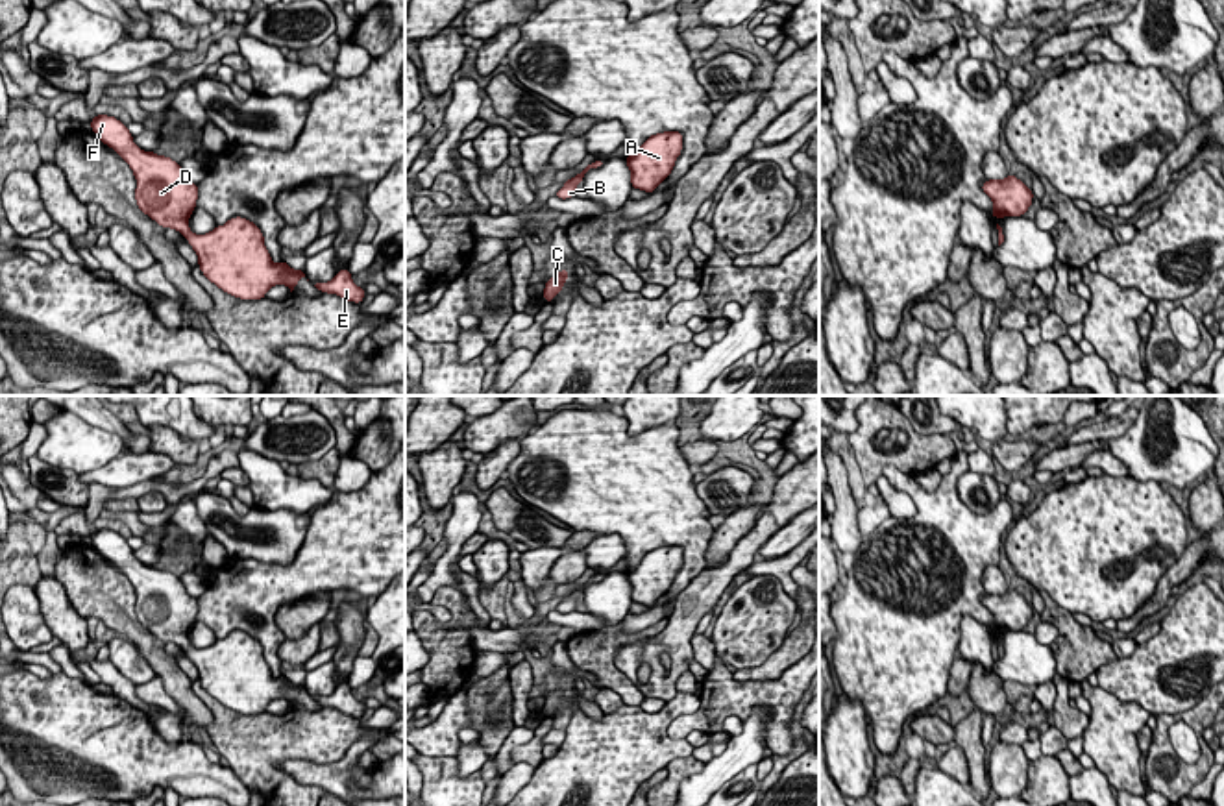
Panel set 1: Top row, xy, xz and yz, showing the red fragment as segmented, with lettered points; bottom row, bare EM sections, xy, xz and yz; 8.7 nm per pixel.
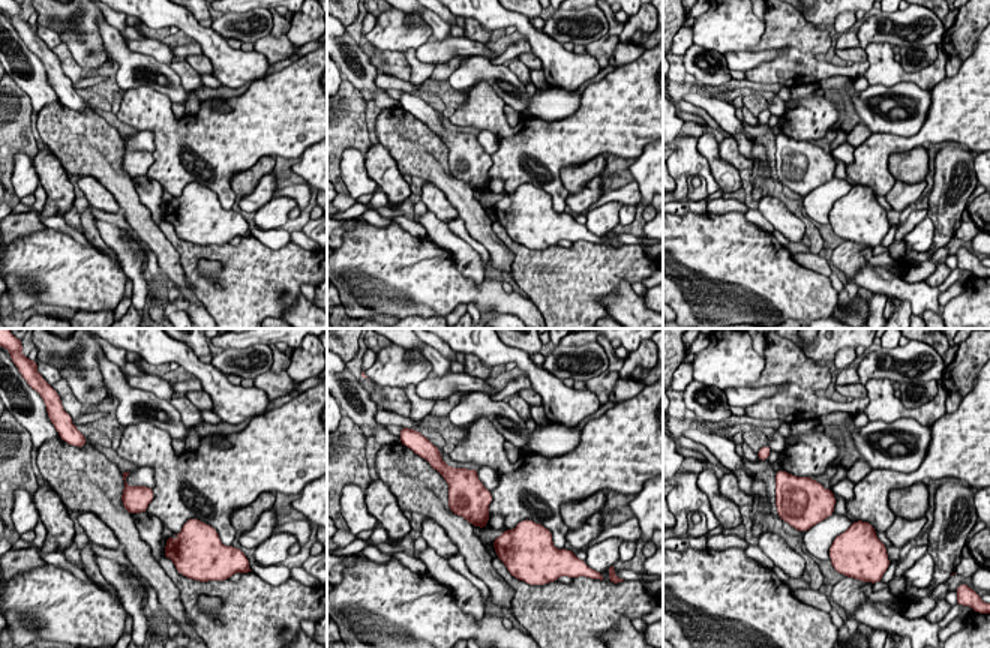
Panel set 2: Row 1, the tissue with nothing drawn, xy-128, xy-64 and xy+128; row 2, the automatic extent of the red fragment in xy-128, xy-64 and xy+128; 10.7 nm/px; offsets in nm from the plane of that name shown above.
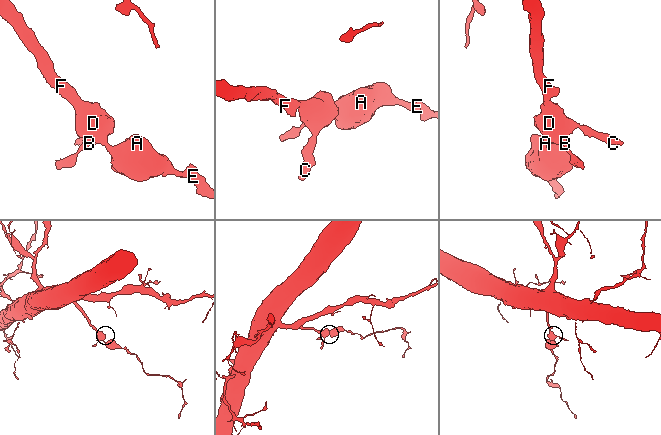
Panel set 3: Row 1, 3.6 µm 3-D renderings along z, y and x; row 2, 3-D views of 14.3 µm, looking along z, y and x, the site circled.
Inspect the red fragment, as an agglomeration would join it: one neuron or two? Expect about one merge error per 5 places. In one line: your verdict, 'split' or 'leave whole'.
leave whole

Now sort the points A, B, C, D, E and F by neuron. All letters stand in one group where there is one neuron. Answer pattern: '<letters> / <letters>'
A B C D E F

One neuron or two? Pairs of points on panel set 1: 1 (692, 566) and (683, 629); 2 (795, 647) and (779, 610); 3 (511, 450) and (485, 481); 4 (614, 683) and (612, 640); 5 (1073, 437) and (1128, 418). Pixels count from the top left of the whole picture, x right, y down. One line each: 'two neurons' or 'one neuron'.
1: two neurons
2: two neurons
3: one neuron
4: one neuron
5: one neuron

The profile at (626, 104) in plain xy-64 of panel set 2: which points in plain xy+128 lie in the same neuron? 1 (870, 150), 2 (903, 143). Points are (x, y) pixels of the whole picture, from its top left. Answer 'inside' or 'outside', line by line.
1: inside
2: inside

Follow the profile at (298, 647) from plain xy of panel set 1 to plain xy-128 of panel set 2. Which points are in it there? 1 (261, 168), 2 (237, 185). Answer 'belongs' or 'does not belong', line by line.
1: does not belong
2: does not belong

